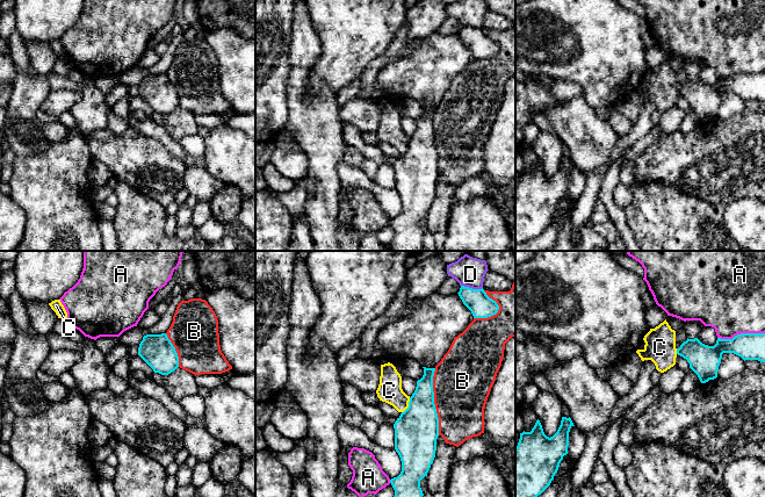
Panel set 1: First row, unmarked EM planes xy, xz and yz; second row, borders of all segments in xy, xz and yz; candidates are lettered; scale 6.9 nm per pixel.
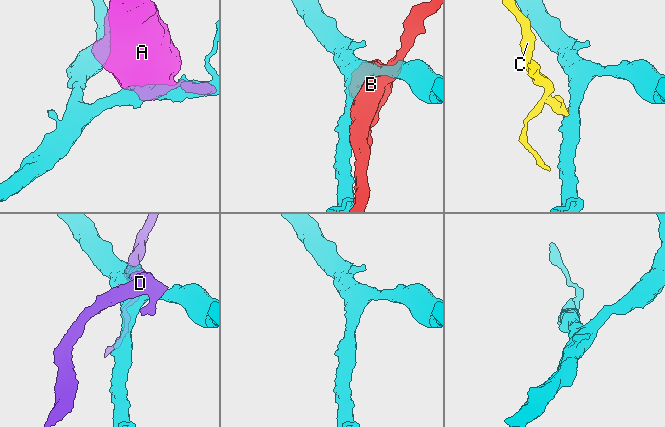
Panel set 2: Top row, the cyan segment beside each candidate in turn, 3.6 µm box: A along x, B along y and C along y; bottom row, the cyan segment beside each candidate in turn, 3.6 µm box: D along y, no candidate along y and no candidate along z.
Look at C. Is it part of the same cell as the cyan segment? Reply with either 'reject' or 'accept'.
reject

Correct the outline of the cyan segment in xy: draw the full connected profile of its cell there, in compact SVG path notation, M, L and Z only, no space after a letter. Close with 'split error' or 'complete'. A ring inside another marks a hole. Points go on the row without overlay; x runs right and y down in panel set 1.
M166 73L144 75L138 95L161 115L168 115L179 107L178 93Z | complete

